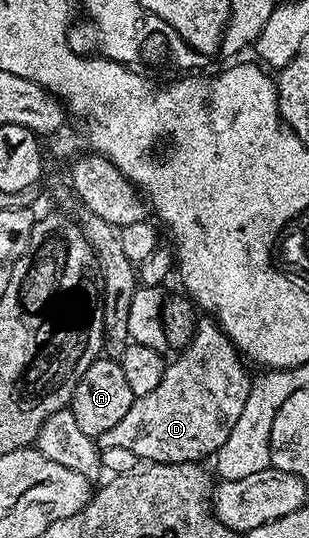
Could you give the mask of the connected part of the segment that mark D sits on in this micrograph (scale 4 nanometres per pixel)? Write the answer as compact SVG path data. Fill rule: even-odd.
M205 315L197 322L197 334L192 343L174 357L177 358L166 364L163 379L159 379L159 387L155 387L151 395L136 398L131 411L127 411L127 415L123 415L115 427L95 438L98 450L124 447L127 451L135 451L142 462L166 465L184 461L204 462L204 457L212 458L217 449L227 443L227 435L231 435L231 427L235 427L239 414L243 412L243 403L247 403L251 384L251 376L245 370L246 362L242 354L221 326L212 317Z

